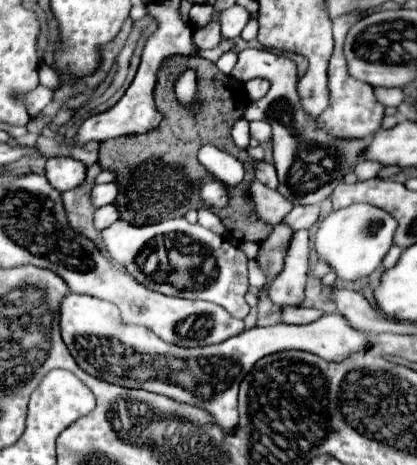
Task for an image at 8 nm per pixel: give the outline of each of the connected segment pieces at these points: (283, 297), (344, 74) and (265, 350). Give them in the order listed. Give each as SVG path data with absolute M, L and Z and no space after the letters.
M296 231L282 273L272 281L268 297L278 307L298 305L304 301L304 285L308 273L308 231Z
M354 11L348 15L340 15L340 19L334 19L334 55L330 59L328 69L328 85L330 85L330 107L318 117L320 127L326 129L330 135L348 139L348 137L372 137L378 129L382 129L382 117L384 117L384 105L374 97L374 87L368 83L362 83L358 79L352 79L348 75L348 65L344 59L344 37L350 31L352 23L358 23L364 17L364 11Z
M76 293L66 295L60 305L60 329L74 361L92 377L130 389L160 393L180 403L202 407L210 411L216 419L216 425L228 433L238 425L238 385L258 359L278 351L300 349L326 361L342 361L366 345L366 335L352 329L342 315L334 313L322 315L310 325L278 323L270 327L246 329L220 345L194 349L176 347L172 343L164 343L146 327L122 323L116 305Z

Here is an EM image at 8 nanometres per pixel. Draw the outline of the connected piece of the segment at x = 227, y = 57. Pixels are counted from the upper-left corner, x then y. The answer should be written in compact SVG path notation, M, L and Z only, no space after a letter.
M228 51L228 53L224 53L220 59L218 59L218 63L216 63L216 67L222 71L222 73L226 73L226 75L230 75L230 71L232 71L232 67L236 65L236 59L238 59L238 55L236 55L236 51Z

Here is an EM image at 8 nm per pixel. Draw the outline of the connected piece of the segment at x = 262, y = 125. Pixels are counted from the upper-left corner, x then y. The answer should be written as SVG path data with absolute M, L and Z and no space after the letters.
M252 121L250 123L250 135L258 143L266 143L272 139L272 127L266 121Z

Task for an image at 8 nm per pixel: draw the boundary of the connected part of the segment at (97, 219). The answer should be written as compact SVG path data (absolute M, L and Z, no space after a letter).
M104 205L104 207L100 207L98 211L96 211L96 215L94 215L94 225L96 225L96 229L106 229L106 227L110 227L114 221L118 221L120 219L120 213L116 211L116 207L114 205Z

